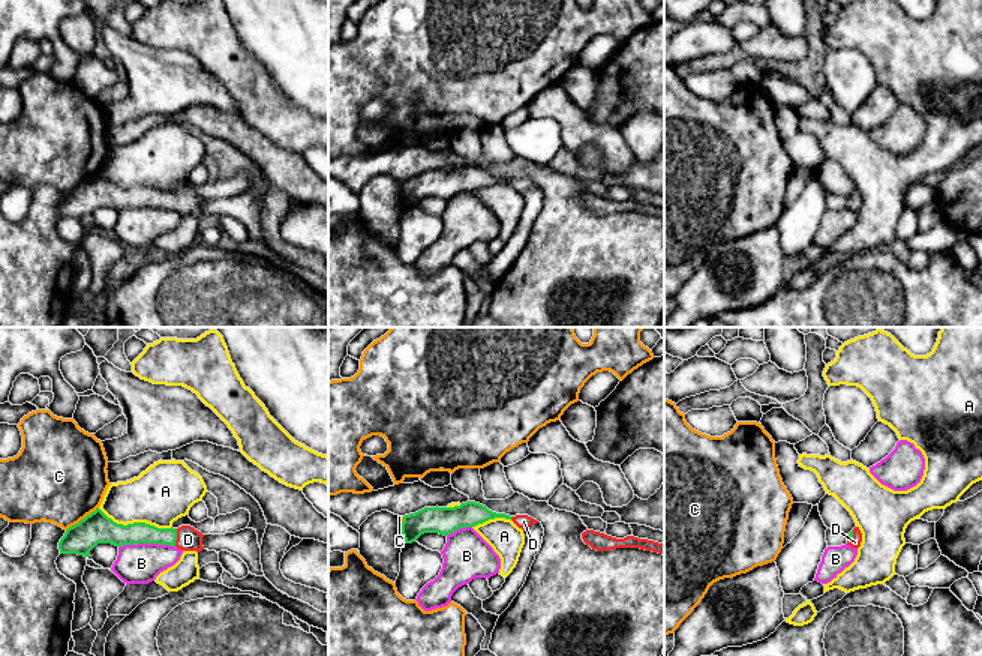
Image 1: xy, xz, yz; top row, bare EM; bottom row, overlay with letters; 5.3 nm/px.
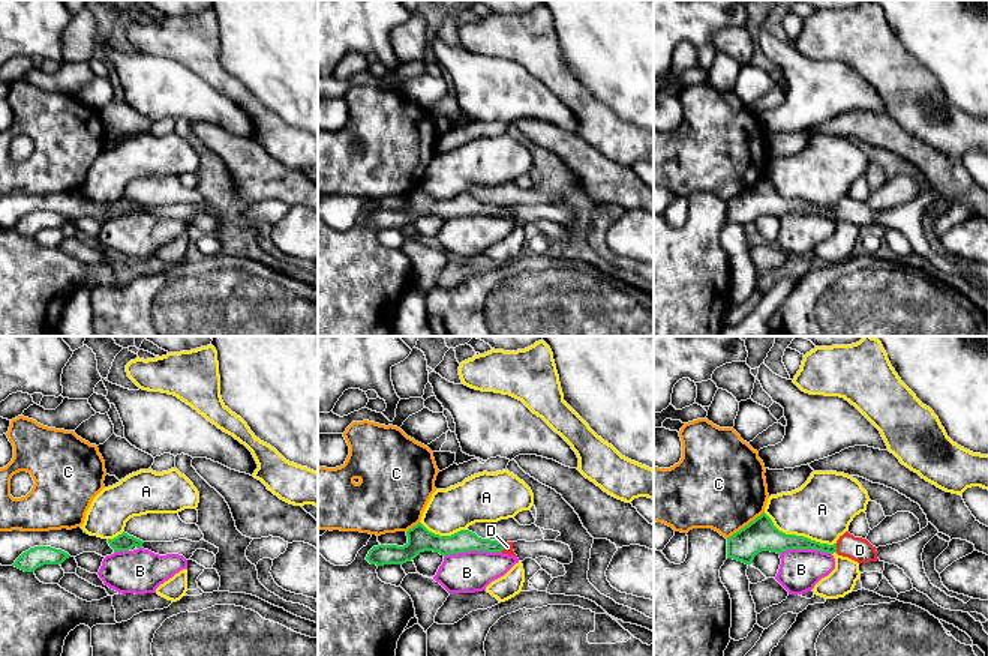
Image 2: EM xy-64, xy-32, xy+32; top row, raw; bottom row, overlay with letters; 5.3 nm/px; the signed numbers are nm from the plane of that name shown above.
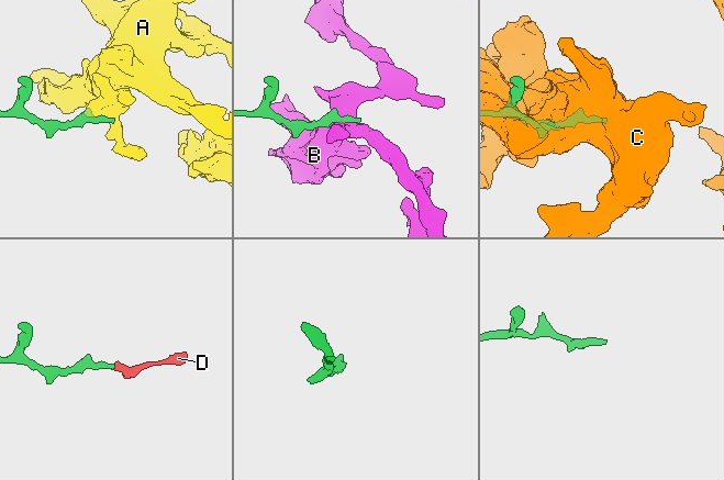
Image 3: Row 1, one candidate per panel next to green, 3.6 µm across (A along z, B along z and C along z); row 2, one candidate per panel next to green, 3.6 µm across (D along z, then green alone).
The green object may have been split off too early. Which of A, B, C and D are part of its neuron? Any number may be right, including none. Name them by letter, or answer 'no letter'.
D

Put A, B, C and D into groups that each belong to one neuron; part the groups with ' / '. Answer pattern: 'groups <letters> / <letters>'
groups A / B / C / D

